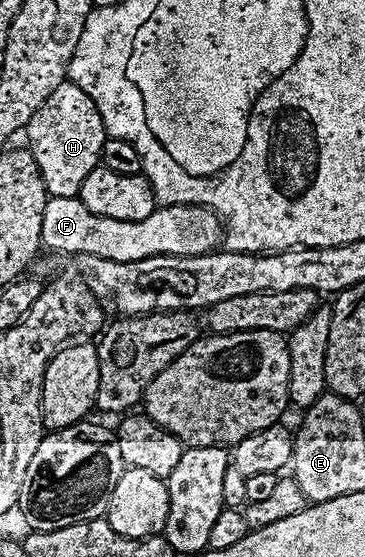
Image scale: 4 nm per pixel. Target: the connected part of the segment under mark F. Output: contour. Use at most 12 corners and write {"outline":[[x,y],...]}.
{"outline":[[47,198],[47,252],[127,263],[208,255],[223,220],[197,203],[144,221],[100,217]]}

